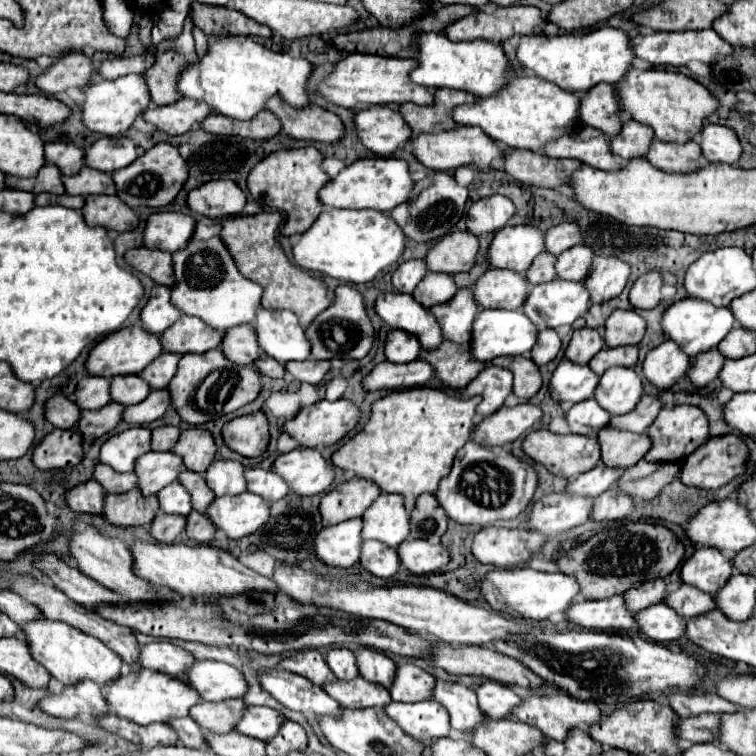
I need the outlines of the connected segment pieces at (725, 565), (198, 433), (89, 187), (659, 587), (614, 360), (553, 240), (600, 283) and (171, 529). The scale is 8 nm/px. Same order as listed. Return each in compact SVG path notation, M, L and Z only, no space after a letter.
M704 546L698 548L684 564L682 564L682 580L690 586L700 588L702 592L716 594L732 576L734 564L732 558L724 556L720 550Z
M190 428L182 432L172 452L184 458L184 464L188 470L204 474L208 470L208 464L212 464L212 460L216 458L216 444L208 430Z
M84 166L76 176L62 176L68 194L116 194L116 184L108 172Z
M660 578L660 580L646 580L642 586L630 588L628 592L624 592L624 598L626 598L628 610L636 614L638 610L644 610L652 604L664 602L666 594L668 594L666 578Z
M618 346L618 348L604 348L600 354L596 354L588 366L602 376L612 366L634 366L638 362L638 346Z
M562 222L546 232L546 250L554 256L560 256L564 250L582 242L582 230L576 222Z
M596 256L590 276L584 280L584 286L590 292L590 300L594 304L600 304L616 298L624 290L630 274L632 268L624 260L616 256Z
M160 514L154 518L150 534L164 544L172 544L182 532L184 532L184 520L186 516L178 514Z

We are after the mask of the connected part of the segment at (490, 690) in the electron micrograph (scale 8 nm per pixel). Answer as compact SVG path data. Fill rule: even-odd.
M482 680L478 686L474 686L474 692L478 696L480 710L490 718L506 718L510 716L512 708L520 704L520 696L516 696L508 686L496 684L494 680Z

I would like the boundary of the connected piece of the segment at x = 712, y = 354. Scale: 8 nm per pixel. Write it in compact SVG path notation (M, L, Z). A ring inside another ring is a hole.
M712 348L708 352L700 352L700 356L694 356L690 360L690 368L688 368L688 376L692 380L694 386L702 388L702 386L708 386L712 380L718 378L720 374L720 368L724 366L724 356Z

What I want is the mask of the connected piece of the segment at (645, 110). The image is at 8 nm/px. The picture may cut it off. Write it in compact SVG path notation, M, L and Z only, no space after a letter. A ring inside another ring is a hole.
M630 68L624 80L614 86L616 100L624 114L630 114L632 120L648 124L654 130L654 136L662 142L686 142L692 140L700 128L702 120L716 112L716 98L696 80L668 70L640 70Z

